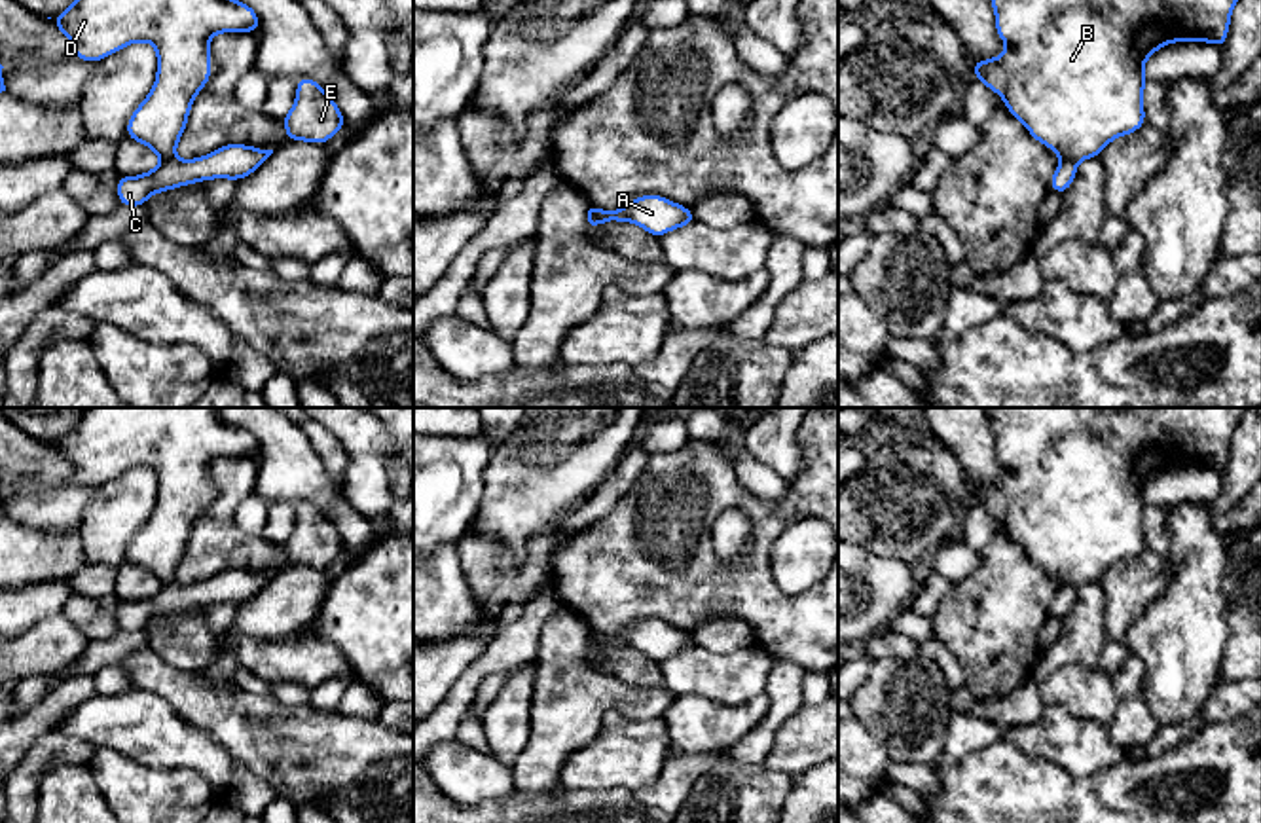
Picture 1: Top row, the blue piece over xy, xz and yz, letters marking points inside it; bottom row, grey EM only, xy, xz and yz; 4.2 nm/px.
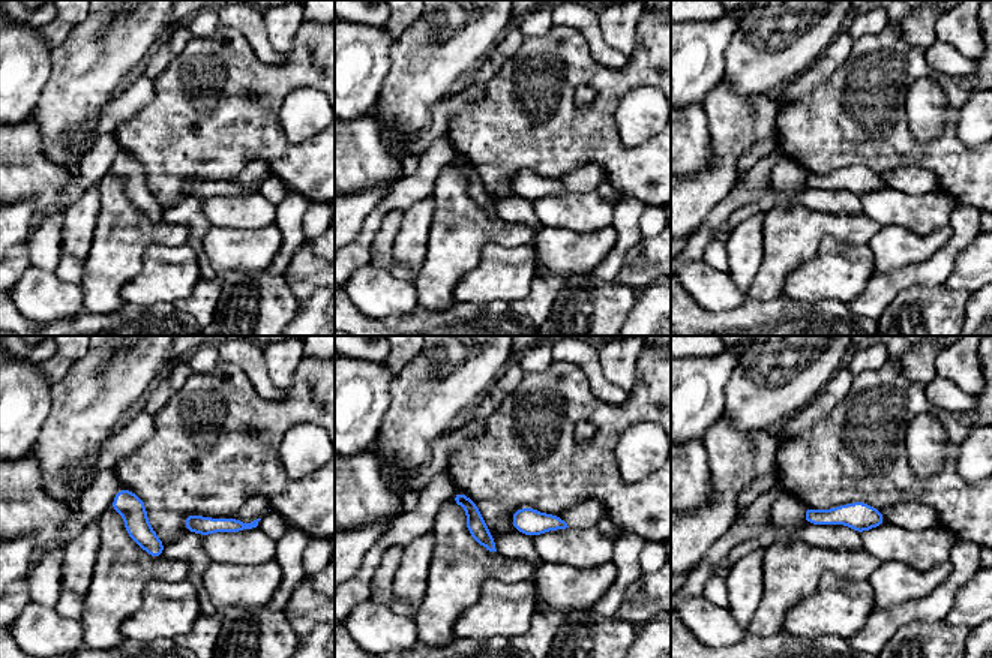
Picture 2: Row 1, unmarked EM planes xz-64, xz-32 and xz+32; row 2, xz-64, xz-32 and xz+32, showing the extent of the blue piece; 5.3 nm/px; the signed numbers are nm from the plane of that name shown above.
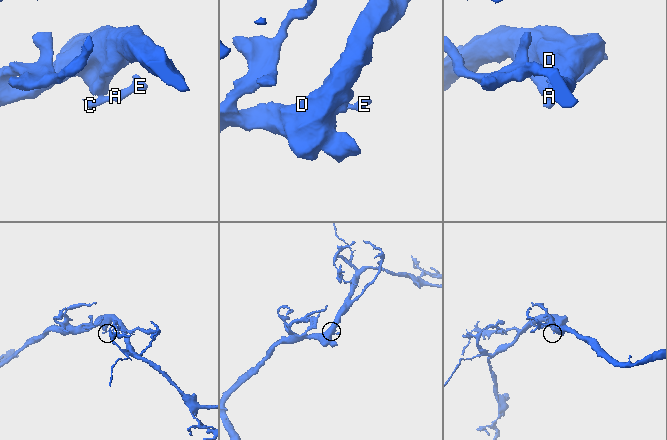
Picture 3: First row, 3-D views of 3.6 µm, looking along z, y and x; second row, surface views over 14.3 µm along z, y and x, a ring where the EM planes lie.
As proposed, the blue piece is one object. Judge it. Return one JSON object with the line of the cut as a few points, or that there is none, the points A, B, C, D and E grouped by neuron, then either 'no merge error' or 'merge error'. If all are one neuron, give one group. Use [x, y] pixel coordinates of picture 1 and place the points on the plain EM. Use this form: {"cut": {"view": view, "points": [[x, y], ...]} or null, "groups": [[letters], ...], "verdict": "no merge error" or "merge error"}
{"cut": {"view": "yz", "points": [[1062, 583], [1070, 583], [1076, 588]]}, "groups": [["A", "C", "E"], ["B", "D"]], "verdict": "merge error"}

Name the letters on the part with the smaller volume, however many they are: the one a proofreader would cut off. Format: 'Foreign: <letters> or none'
Foreign: A, C, E

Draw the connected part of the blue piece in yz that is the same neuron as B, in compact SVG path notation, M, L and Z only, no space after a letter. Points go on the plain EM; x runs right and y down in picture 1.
M986 408L996 457L1009 474L973 485L975 503L996 516L1035 565L1075 588L1098 582L1107 567L1145 550L1143 489L1170 466L1210 466L1223 472L1231 436L1246 408Z

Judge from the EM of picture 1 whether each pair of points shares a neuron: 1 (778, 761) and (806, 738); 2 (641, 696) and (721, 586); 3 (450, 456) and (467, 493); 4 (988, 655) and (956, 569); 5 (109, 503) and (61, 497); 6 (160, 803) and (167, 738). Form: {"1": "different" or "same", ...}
{"1": "same", "2": "different", "3": "same", "4": "different", "5": "different", "6": "different"}

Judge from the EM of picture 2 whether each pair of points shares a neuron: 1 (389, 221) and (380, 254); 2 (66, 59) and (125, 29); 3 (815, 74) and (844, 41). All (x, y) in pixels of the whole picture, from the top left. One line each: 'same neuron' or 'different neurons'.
1: same neuron
2: same neuron
3: same neuron

